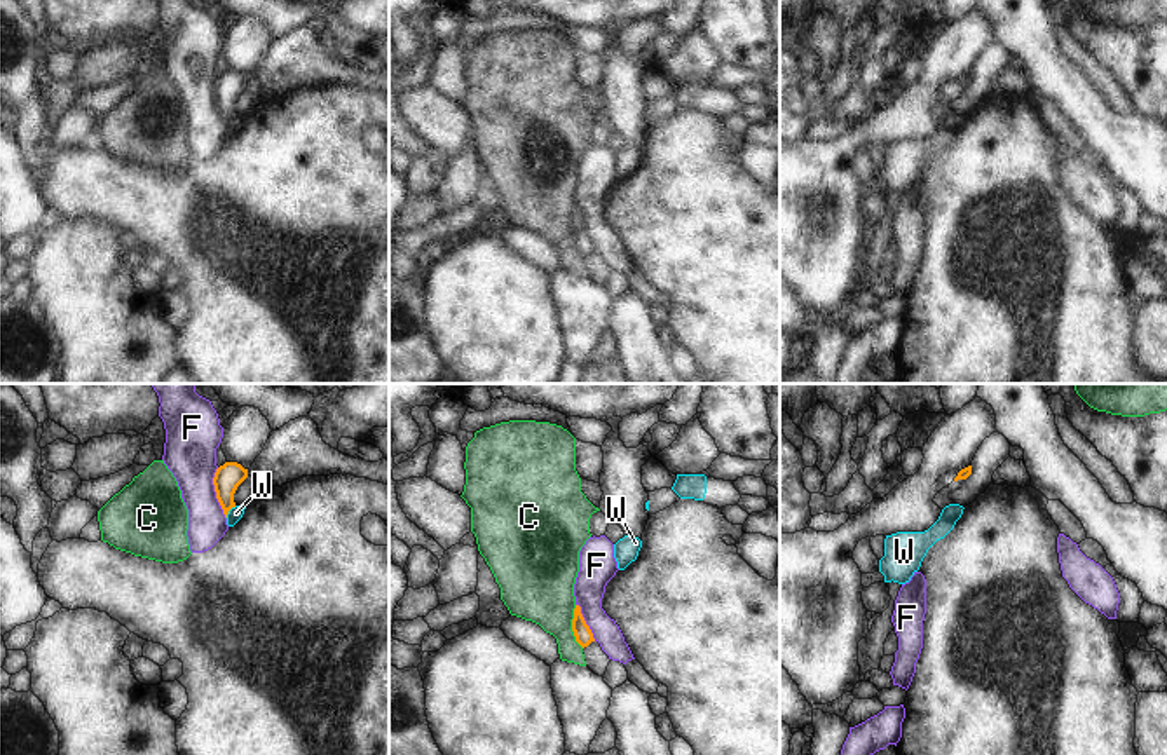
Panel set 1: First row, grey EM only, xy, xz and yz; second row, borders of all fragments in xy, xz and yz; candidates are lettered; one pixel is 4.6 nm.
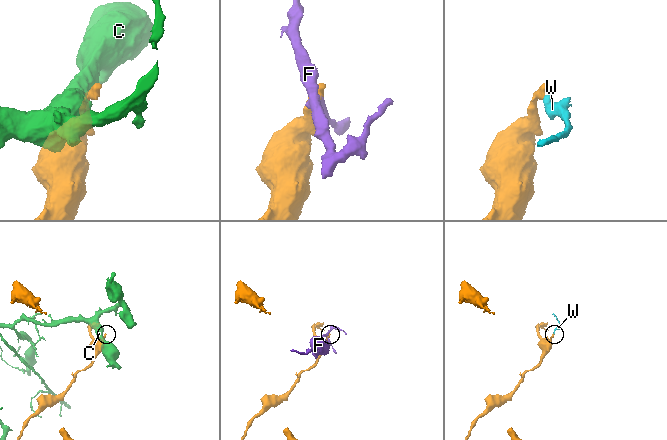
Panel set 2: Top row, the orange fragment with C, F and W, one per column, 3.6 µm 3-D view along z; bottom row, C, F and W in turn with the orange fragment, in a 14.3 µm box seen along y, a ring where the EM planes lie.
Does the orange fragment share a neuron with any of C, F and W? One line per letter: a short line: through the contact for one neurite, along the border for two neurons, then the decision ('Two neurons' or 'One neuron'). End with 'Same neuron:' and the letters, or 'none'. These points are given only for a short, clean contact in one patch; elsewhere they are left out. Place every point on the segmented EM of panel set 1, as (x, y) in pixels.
C: Line: xz (574, 605), (573, 635), (583, 647). Two neurons
F: Two neurons
W: Line: xy (236, 506), (225, 516). Two neurons
Same neuron: none

